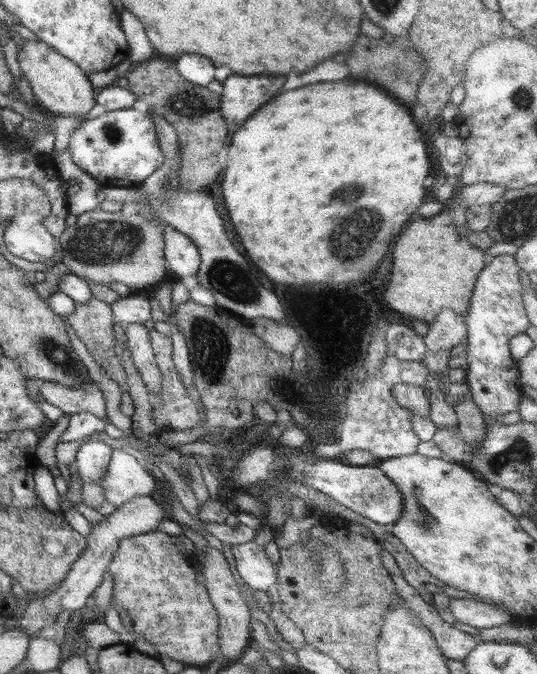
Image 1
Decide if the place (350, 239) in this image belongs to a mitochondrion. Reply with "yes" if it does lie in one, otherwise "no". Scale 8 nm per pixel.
yes

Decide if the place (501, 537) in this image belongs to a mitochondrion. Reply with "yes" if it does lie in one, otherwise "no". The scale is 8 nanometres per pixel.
no

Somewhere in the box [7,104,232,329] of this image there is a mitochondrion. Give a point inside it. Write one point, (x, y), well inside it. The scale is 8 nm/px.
(115, 240)

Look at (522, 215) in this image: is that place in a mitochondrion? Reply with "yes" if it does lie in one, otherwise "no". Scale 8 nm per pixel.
yes

